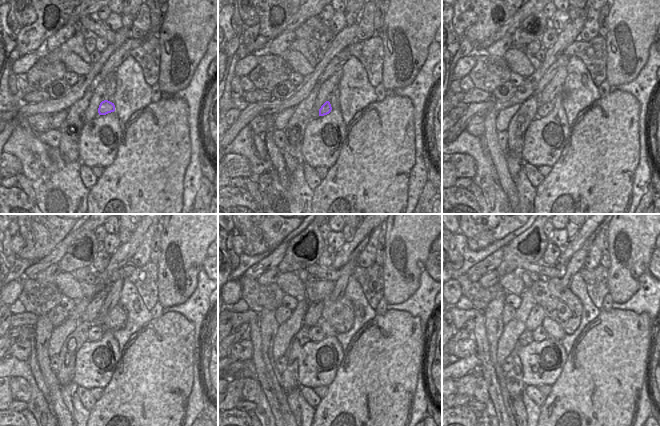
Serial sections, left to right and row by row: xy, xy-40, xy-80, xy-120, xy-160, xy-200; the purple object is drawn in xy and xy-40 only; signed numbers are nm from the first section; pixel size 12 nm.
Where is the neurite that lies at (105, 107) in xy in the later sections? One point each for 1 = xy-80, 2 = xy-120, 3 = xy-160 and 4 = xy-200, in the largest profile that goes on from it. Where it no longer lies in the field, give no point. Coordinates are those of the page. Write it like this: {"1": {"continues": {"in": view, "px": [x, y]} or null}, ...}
{"1": {"continues": {"in": "xy-80", "px": [543, 109]}}, "2": {"continues": {"in": "xy-120", "px": [95, 332]}}, "3": {"continues": {"in": "xy-160", "px": [316, 334]}}, "4": {"continues": {"in": "xy-200", "px": [539, 334]}}}

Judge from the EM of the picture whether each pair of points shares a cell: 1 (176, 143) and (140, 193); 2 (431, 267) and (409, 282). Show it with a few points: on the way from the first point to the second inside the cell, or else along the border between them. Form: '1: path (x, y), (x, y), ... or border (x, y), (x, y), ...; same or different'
1: path (164, 155), (148, 171), (145, 181); same
2: border (430, 251), (424, 269); different

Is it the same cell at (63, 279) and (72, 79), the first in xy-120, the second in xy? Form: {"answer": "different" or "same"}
{"answer": "different"}

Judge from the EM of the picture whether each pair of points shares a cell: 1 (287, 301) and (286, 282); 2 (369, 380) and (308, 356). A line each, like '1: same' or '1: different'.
1: different
2: different

